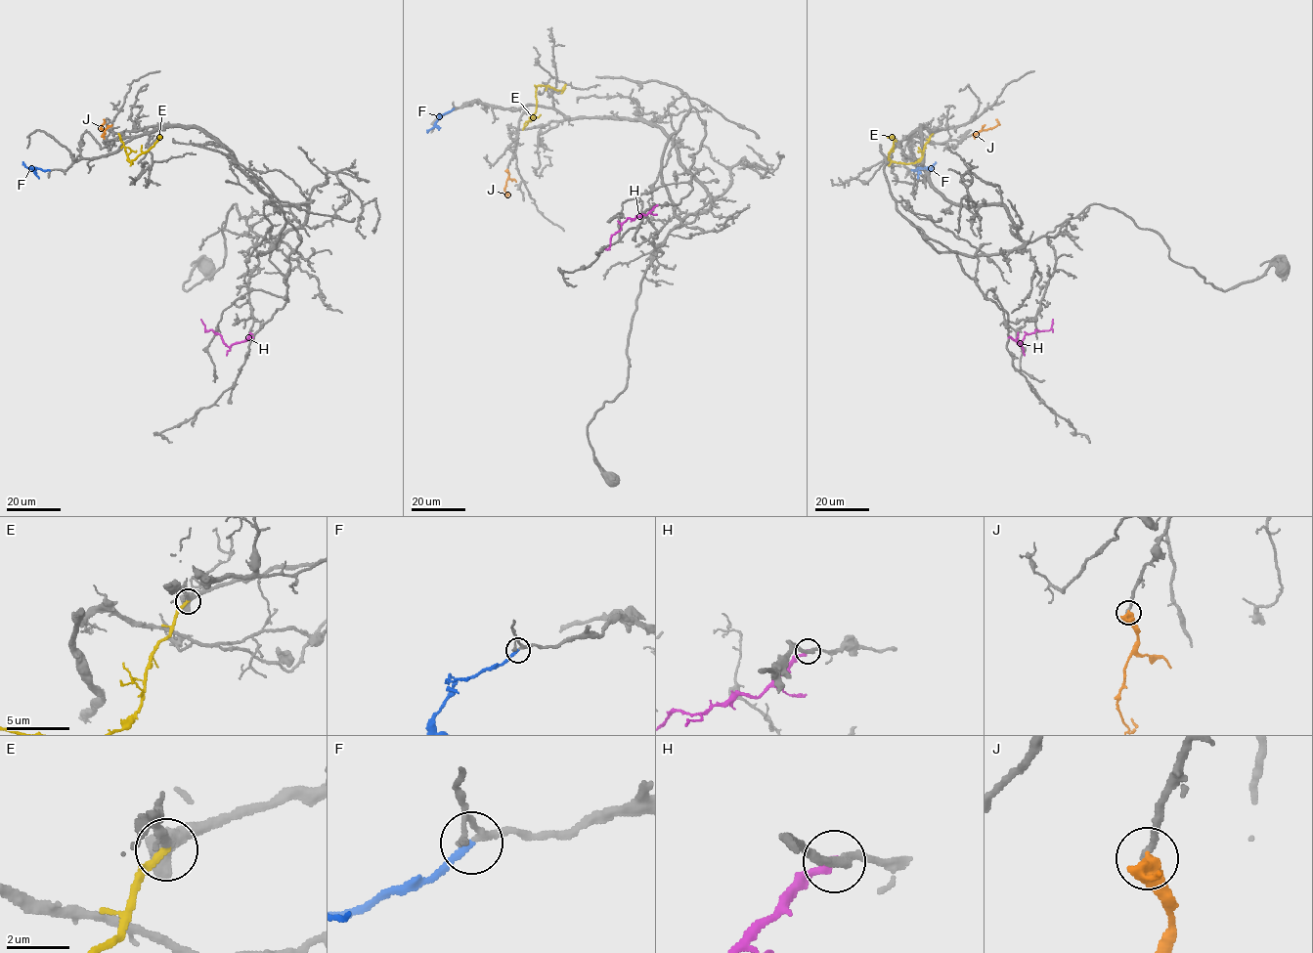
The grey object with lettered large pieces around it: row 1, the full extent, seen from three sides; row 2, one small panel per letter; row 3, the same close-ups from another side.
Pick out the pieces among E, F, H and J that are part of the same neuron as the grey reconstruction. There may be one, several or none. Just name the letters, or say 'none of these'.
F

